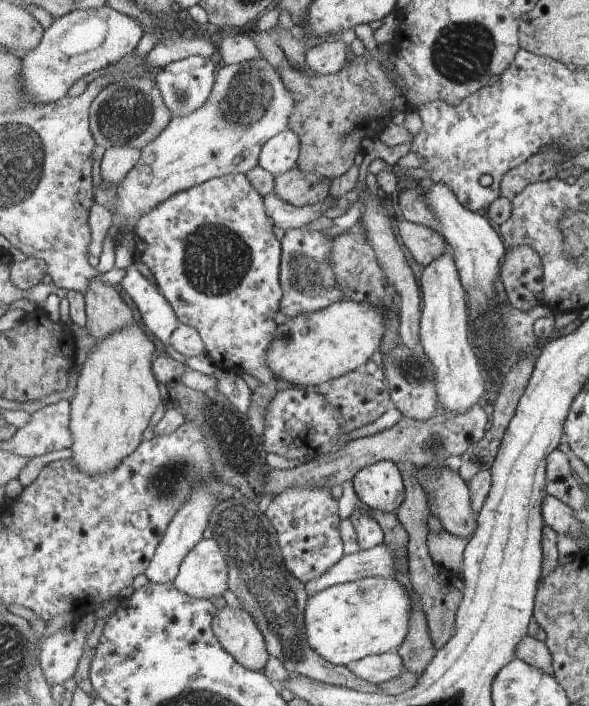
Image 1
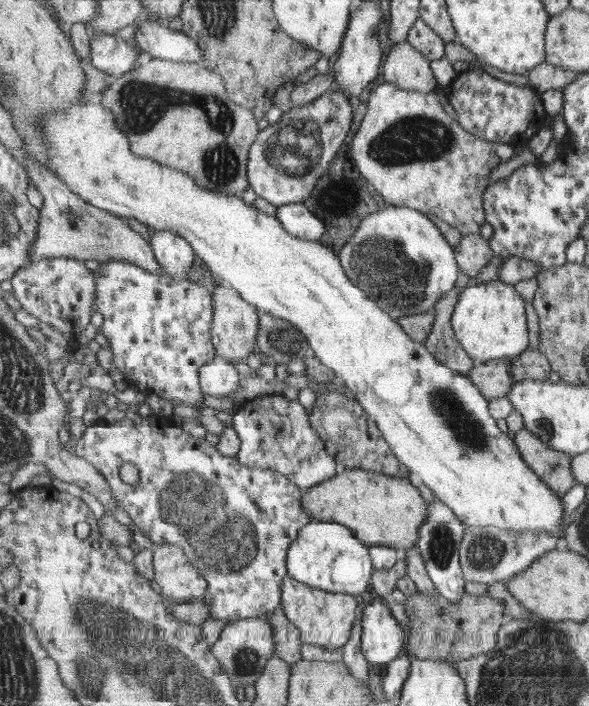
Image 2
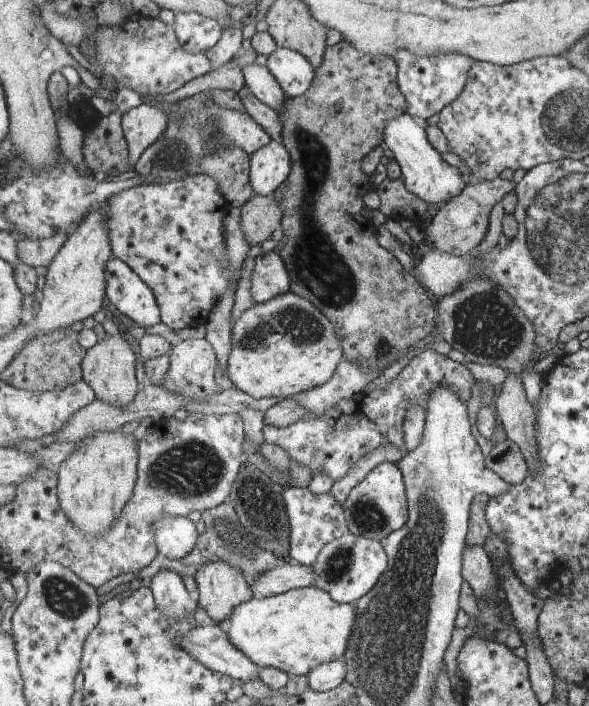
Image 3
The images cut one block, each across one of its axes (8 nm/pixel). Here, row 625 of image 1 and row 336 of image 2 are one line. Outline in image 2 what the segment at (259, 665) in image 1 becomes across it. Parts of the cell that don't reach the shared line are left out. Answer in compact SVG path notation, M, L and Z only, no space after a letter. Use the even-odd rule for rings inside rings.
M219 284L213 290L214 318L213 318L213 342L217 349L217 355L233 360L246 362L249 354L253 354L257 345L257 335L260 329L260 315L257 308L247 302L238 290L227 284Z

